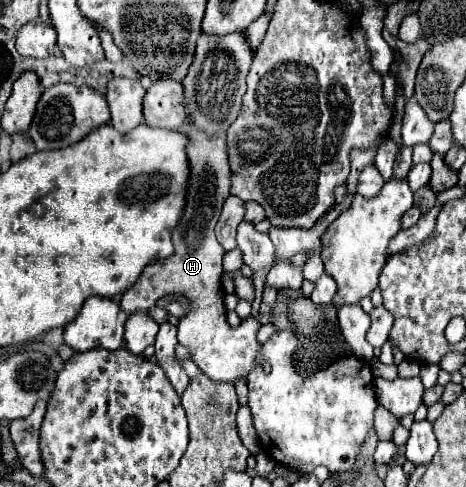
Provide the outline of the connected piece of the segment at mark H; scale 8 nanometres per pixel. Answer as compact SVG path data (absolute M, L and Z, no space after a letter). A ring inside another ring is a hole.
M194 126L186 132L190 138L188 158L190 158L190 188L184 216L174 230L172 238L176 244L176 252L152 266L146 266L140 274L138 282L122 294L120 308L126 314L148 312L156 306L162 296L186 296L190 300L190 312L180 320L178 342L190 350L192 362L212 380L218 382L236 382L238 378L246 378L254 366L254 360L260 352L260 344L256 340L256 332L260 324L253 316L242 319L240 326L232 330L226 322L224 308L224 288L220 276L224 248L218 244L214 226L220 216L220 208L228 198L230 190L230 166L226 156L226 134L208 136Z

